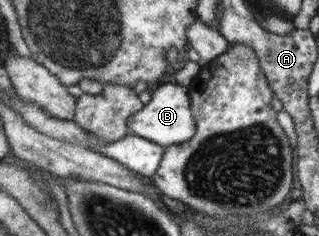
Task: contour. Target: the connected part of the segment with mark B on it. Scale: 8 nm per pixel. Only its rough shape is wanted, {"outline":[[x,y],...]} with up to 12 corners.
{"outline":[[163,83],[130,118],[132,135],[167,147],[194,134],[186,87]]}

